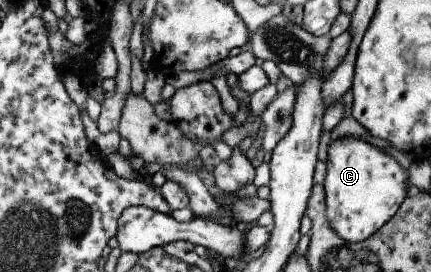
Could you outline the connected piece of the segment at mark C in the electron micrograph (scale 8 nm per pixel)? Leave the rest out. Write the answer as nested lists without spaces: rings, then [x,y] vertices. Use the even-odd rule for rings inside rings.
[[[341,136],[327,144],[323,191],[325,217],[344,241],[357,243],[374,234],[398,210],[407,192],[407,171],[396,160],[363,139]]]

